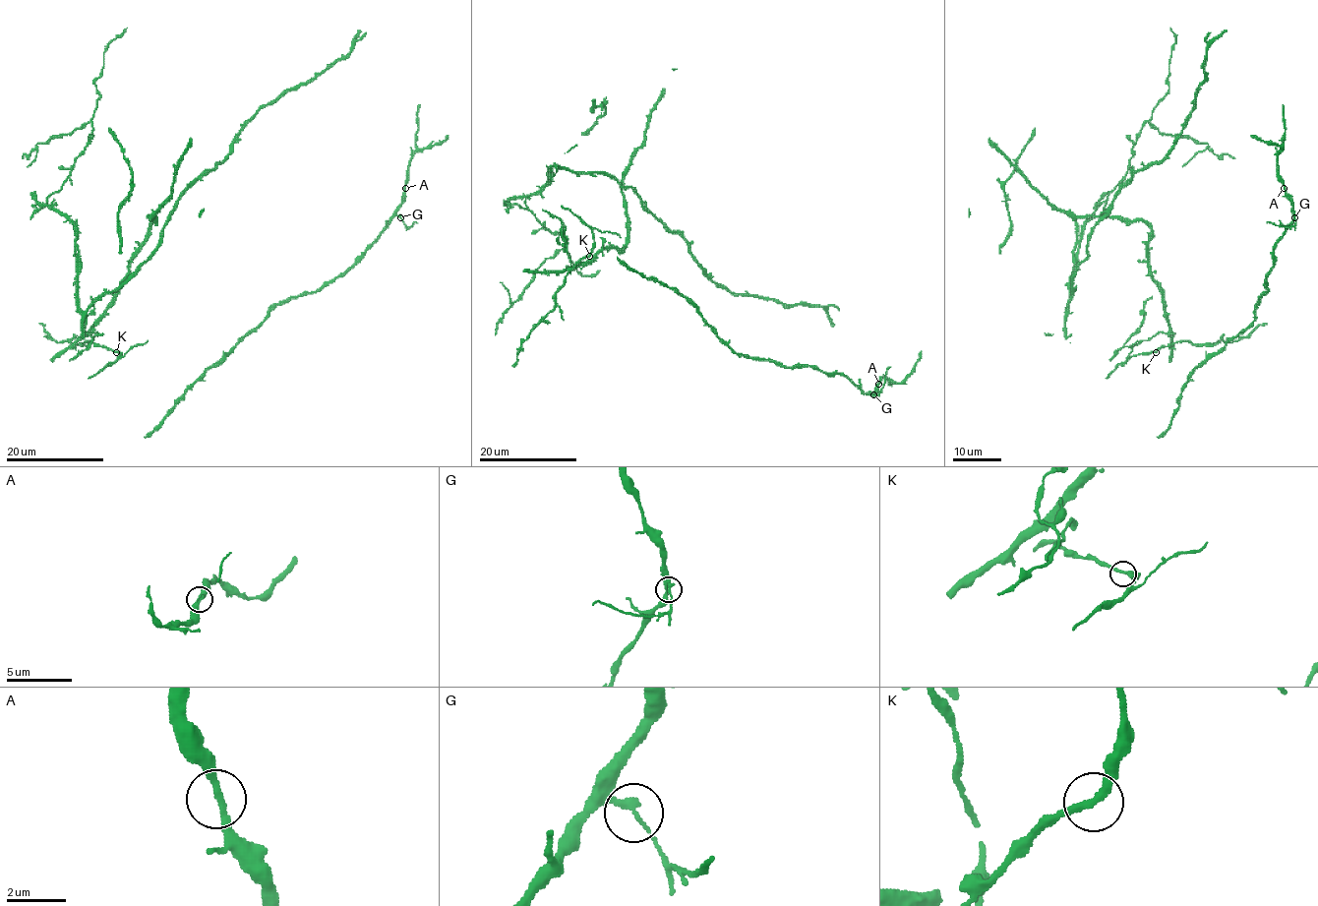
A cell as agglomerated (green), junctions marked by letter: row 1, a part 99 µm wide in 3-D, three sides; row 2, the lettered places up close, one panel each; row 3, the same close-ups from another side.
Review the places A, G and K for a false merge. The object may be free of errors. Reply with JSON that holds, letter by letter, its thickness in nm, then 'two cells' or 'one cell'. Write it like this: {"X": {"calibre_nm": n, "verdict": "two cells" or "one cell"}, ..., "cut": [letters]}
{"A": {"calibre_nm": 240, "verdict": "one cell"}, "G": {"calibre_nm": 240, "verdict": "two cells"}, "K": {"calibre_nm": 240, "verdict": "one cell"}, "cut": ["G"]}

